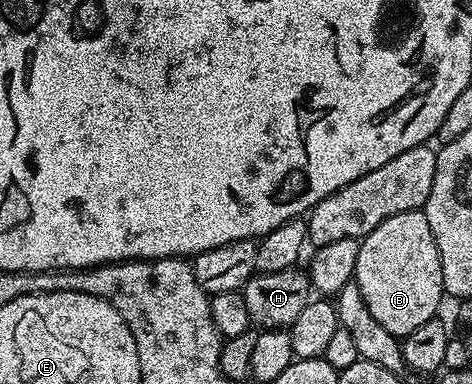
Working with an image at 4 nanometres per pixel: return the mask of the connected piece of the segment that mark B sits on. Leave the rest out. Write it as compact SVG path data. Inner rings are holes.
M421 210L393 214L393 218L385 218L377 230L362 237L359 240L354 282L360 288L370 313L396 338L413 334L417 326L425 326L425 322L436 319L438 312L435 311L438 310L439 303L445 300L445 293L441 278L441 258L433 230L429 230L429 218L425 218Z

